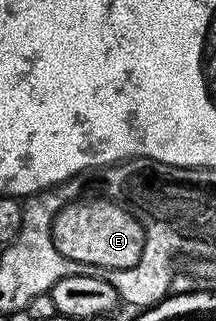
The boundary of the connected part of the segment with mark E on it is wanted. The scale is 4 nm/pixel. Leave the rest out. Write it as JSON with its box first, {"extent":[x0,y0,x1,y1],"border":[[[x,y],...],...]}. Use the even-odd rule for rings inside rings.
{"extent":[52,197,145,270],"border":[[[104,197],[86,200],[69,203],[52,222],[52,240],[58,253],[68,260],[84,263],[94,269],[108,270],[136,265],[145,249],[145,231],[139,219],[113,200]]]}

